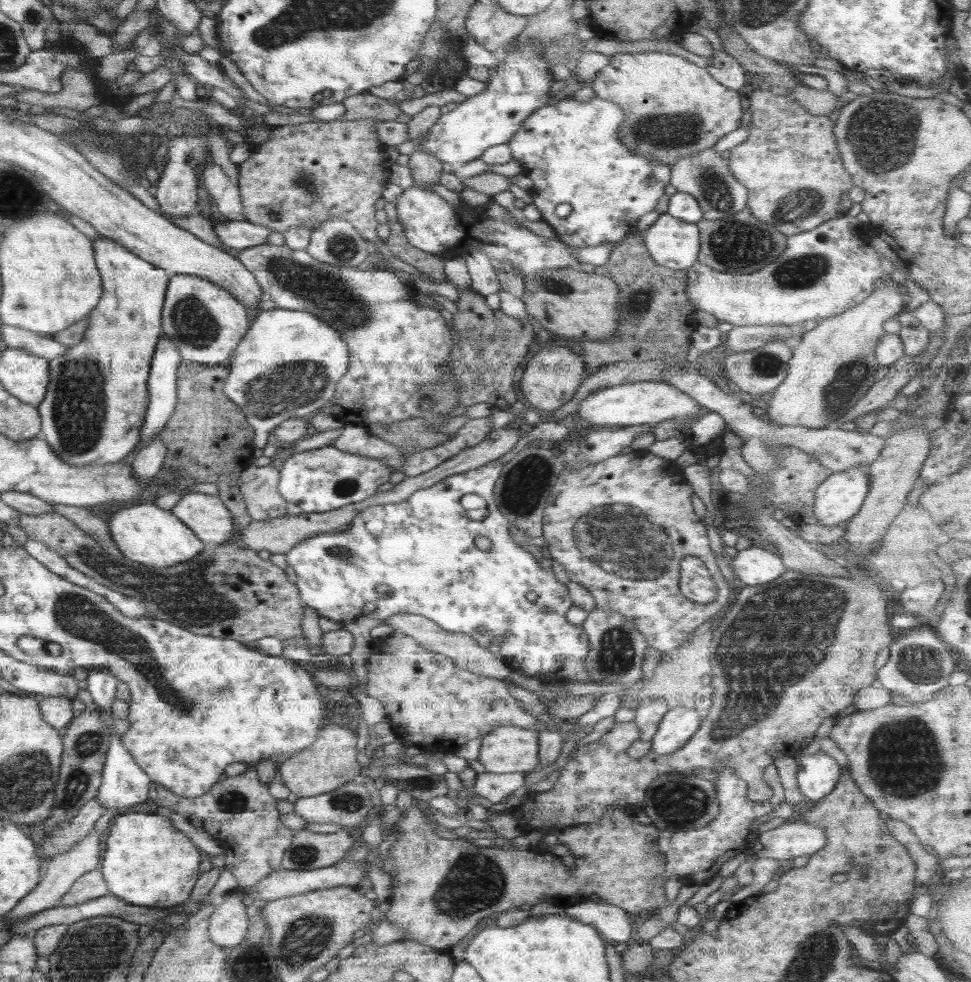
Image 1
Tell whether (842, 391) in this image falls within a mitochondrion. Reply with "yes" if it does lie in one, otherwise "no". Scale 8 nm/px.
yes

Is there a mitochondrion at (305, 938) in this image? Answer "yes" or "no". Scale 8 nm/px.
yes

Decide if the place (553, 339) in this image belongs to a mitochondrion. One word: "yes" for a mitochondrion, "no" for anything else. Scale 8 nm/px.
no

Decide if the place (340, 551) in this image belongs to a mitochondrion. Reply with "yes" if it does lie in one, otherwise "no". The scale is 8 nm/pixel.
yes

